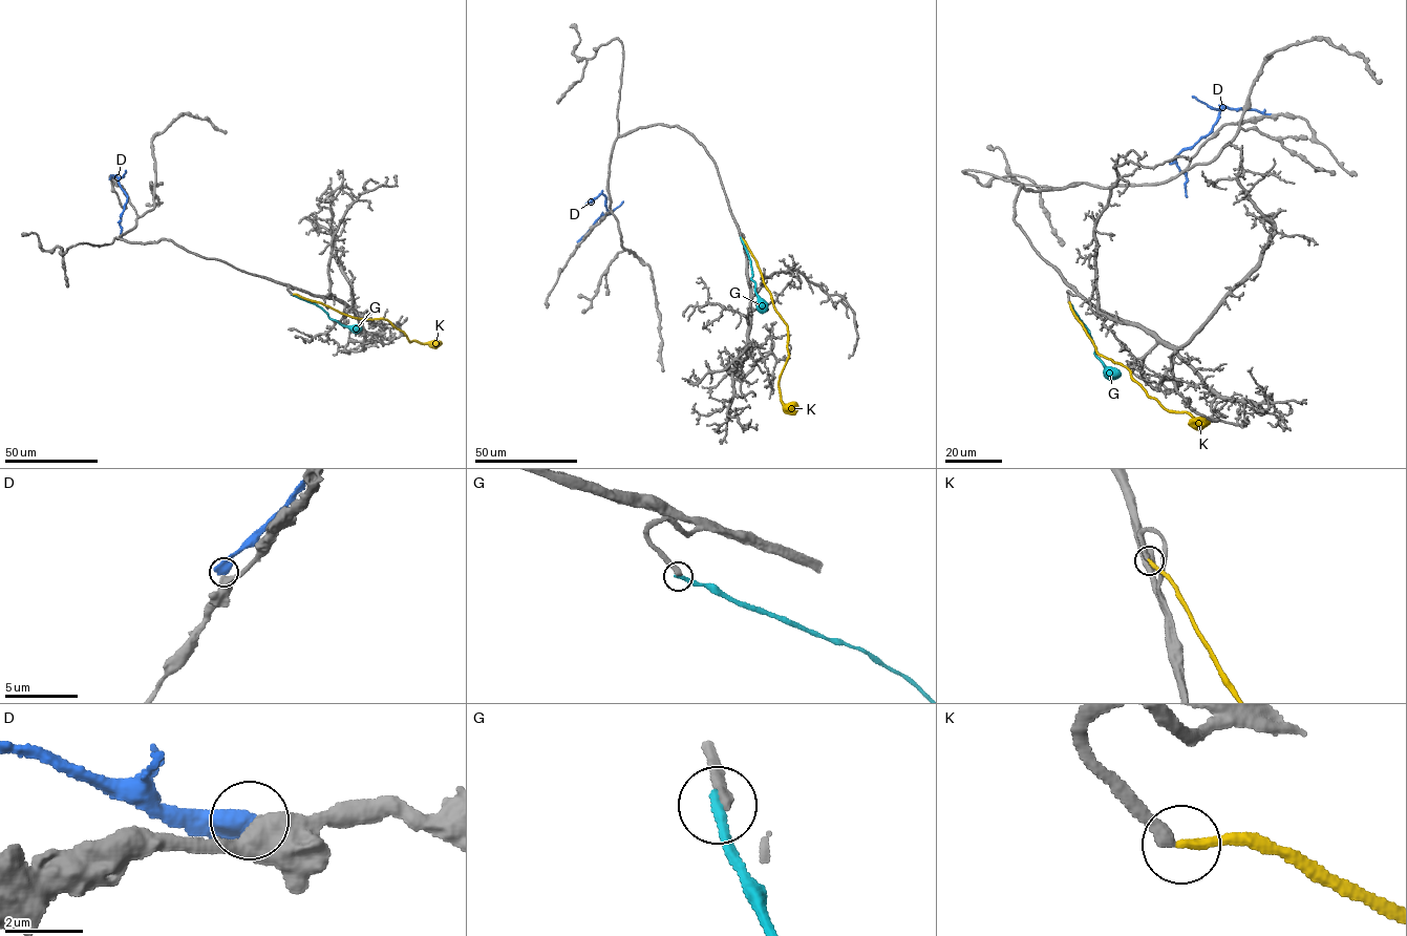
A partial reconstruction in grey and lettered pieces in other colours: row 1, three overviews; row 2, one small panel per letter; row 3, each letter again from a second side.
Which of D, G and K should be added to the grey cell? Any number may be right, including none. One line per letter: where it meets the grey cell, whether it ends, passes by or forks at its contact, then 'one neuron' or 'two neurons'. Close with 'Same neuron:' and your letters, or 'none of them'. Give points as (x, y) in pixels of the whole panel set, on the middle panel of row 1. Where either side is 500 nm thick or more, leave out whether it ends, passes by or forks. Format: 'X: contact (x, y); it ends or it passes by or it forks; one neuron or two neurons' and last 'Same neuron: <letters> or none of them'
D: contact (578, 242); two neurons
G: contact (741, 237); it ends; two neurons
K: contact (741, 238); it ends; one neuron
Same neuron: K

